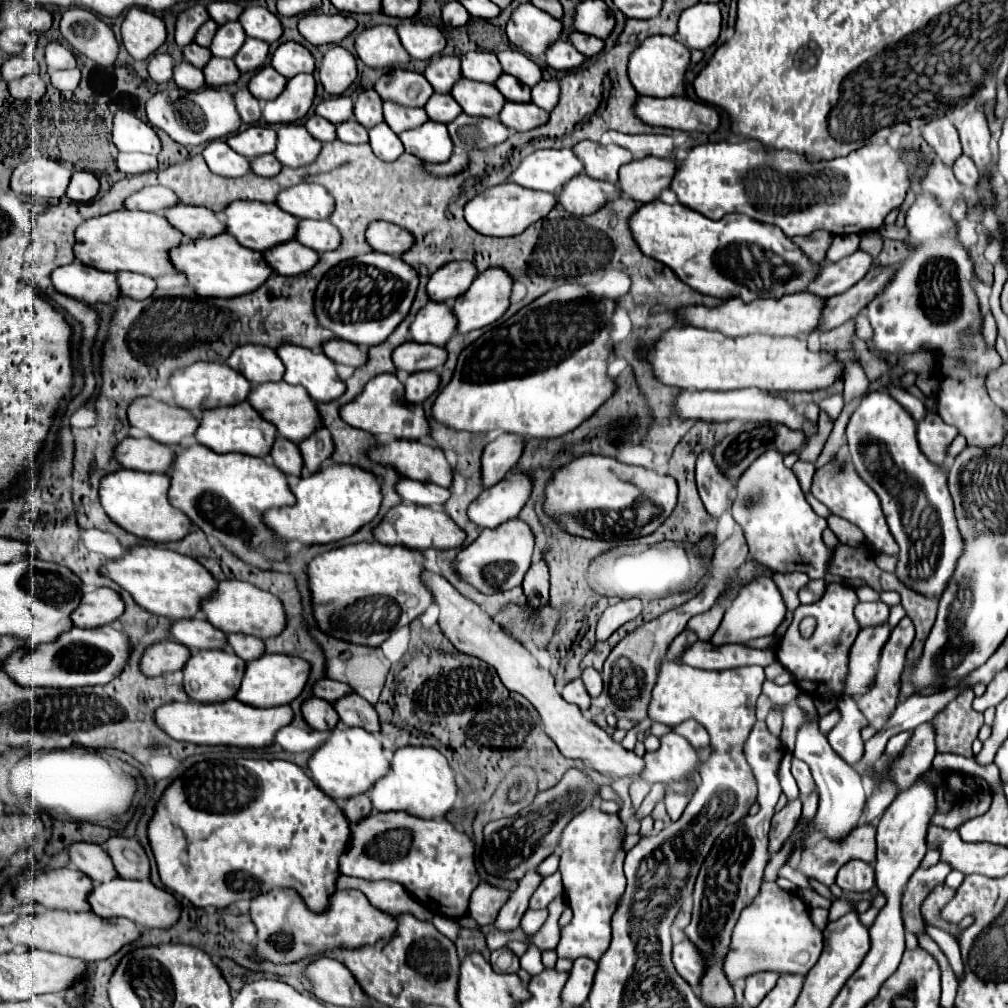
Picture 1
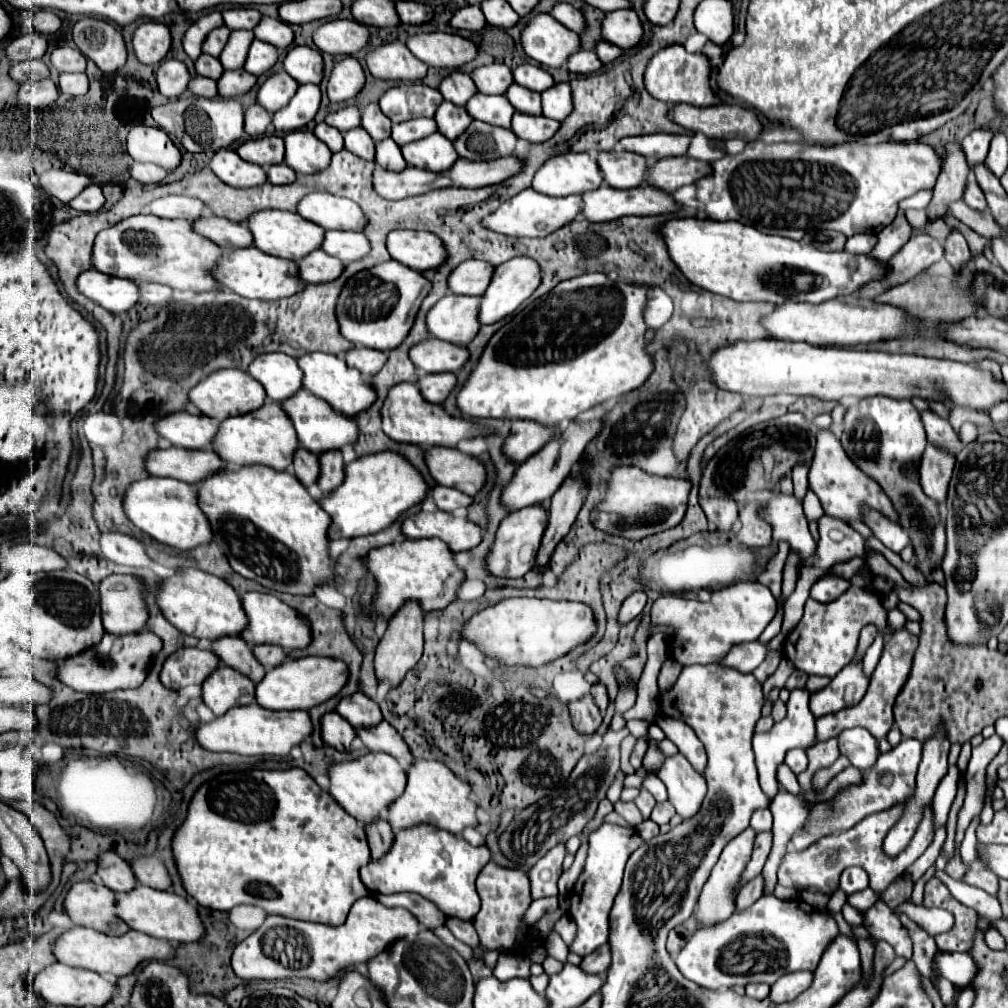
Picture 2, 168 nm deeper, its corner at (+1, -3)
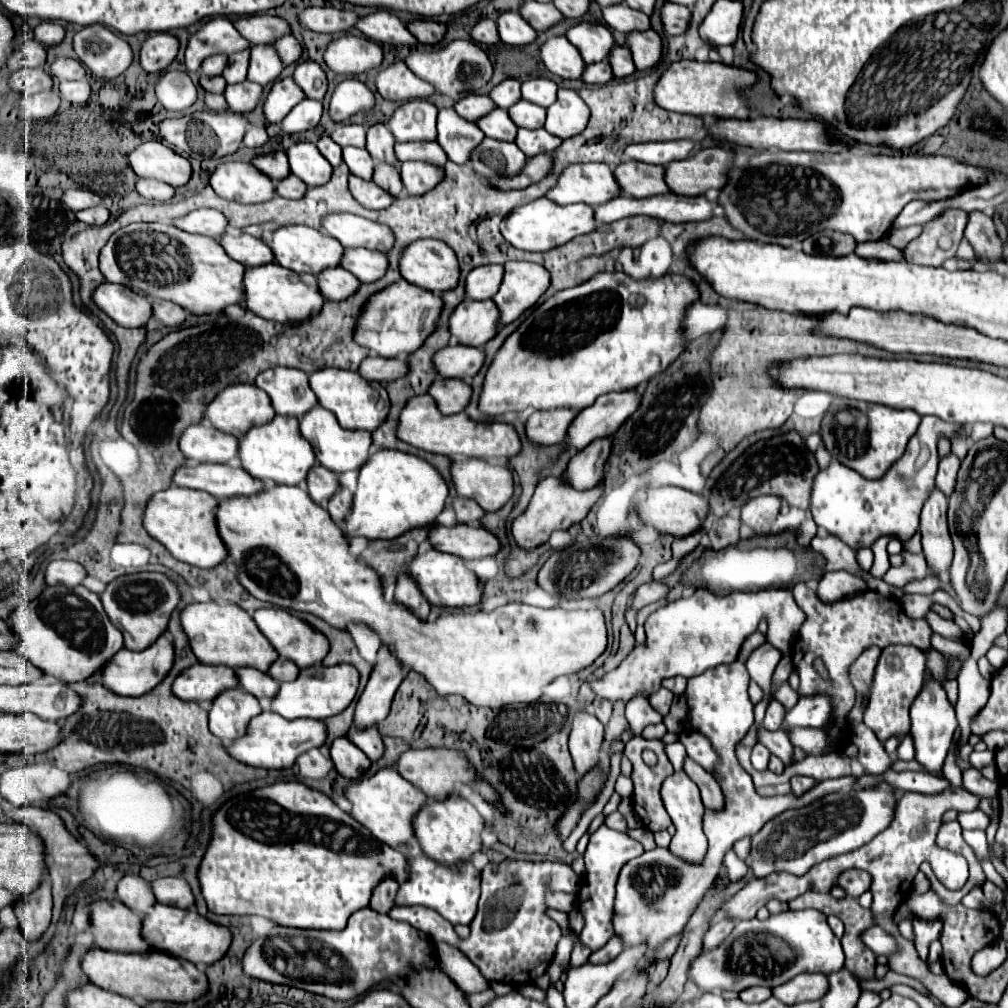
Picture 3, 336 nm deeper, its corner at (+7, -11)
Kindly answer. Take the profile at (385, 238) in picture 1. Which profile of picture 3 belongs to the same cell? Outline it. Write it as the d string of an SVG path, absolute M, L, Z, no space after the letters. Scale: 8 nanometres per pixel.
M420 239L408 245L400 259L400 271L408 283L432 293L450 291L460 279L460 265L454 251L436 239Z

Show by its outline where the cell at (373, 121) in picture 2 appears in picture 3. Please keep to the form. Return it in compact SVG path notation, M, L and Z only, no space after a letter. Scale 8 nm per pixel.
M372 125L368 127L368 143L366 149L376 161L384 161L390 165L398 165L398 159L394 155L394 135L388 131L386 125Z

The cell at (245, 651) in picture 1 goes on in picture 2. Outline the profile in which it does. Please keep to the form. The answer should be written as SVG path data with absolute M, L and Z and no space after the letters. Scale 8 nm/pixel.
M254 645L252 653L266 669L276 667L276 663L282 663L286 659L286 651L276 645Z

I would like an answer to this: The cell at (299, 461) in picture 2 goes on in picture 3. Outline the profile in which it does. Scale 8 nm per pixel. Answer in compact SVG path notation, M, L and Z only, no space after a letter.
M316 465L308 475L308 493L316 503L326 503L340 489L340 477L322 465Z

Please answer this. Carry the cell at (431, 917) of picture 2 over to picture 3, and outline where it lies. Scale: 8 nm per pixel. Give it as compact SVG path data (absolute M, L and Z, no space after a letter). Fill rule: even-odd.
M504 859L502 863L488 863L481 871L481 894L468 939L460 939L454 927L428 907L394 907L390 917L406 921L418 931L430 935L434 941L448 943L450 947L462 951L488 981L512 985L534 983L550 967L556 945L562 937L558 923L546 915L546 893L576 893L580 889L580 881L582 879L572 871L572 867L562 861ZM486 905L496 909L496 921L492 917L492 932L483 923Z

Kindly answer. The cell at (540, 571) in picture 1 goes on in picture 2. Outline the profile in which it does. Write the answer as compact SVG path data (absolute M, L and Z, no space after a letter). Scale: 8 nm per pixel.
M568 477L560 485L560 489L552 495L550 511L548 511L548 525L546 525L542 545L536 555L536 563L534 563L536 571L540 571L540 573L546 571L556 545L562 541L562 537L570 531L572 523L576 521L576 515L584 501L584 497L580 493L582 487L584 487L584 483L580 483L580 479Z

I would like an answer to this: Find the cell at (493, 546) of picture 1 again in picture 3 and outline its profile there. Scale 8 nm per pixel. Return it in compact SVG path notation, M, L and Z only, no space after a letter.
M546 477L538 483L536 493L526 509L524 515L520 515L514 523L512 523L512 535L518 541L520 547L530 549L530 547L538 547L544 541L548 541L550 533L556 529L570 529L572 525L580 523L588 511L592 509L592 505L600 499L602 495L602 483L588 489L588 491L578 491L572 485L568 485L566 479L562 477Z

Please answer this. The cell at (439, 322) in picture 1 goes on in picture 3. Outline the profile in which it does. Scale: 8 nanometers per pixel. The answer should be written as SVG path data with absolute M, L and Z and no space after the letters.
M464 299L450 317L450 333L462 343L484 347L498 333L500 309L492 299Z

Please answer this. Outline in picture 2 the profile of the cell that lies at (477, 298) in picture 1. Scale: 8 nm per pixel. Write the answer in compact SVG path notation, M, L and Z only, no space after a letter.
M516 257L512 261L506 261L506 263L498 265L494 269L494 275L490 279L488 289L480 297L478 321L482 325L492 325L492 323L504 319L506 315L510 315L512 311L516 311L518 305L522 301L526 301L534 293L534 289L538 285L540 285L540 267L538 267L538 263L534 259L530 259L530 257Z

